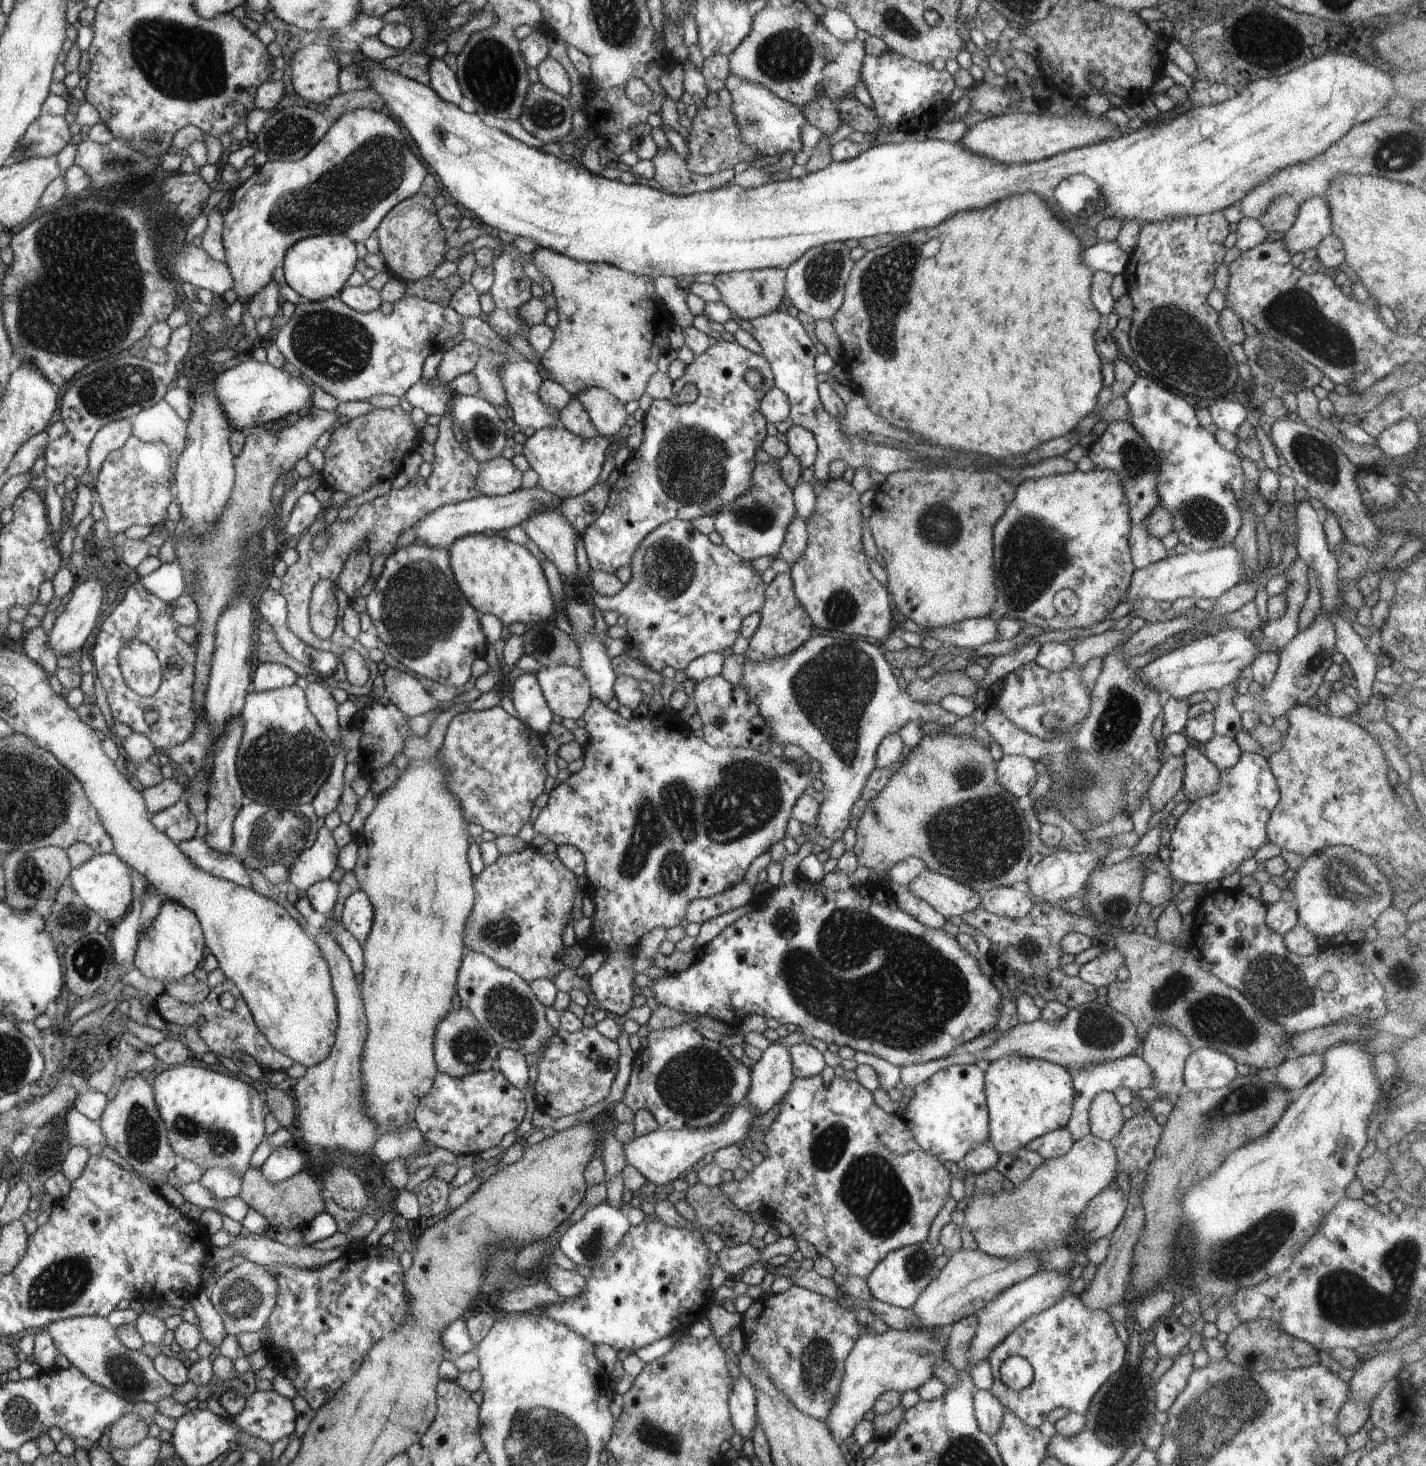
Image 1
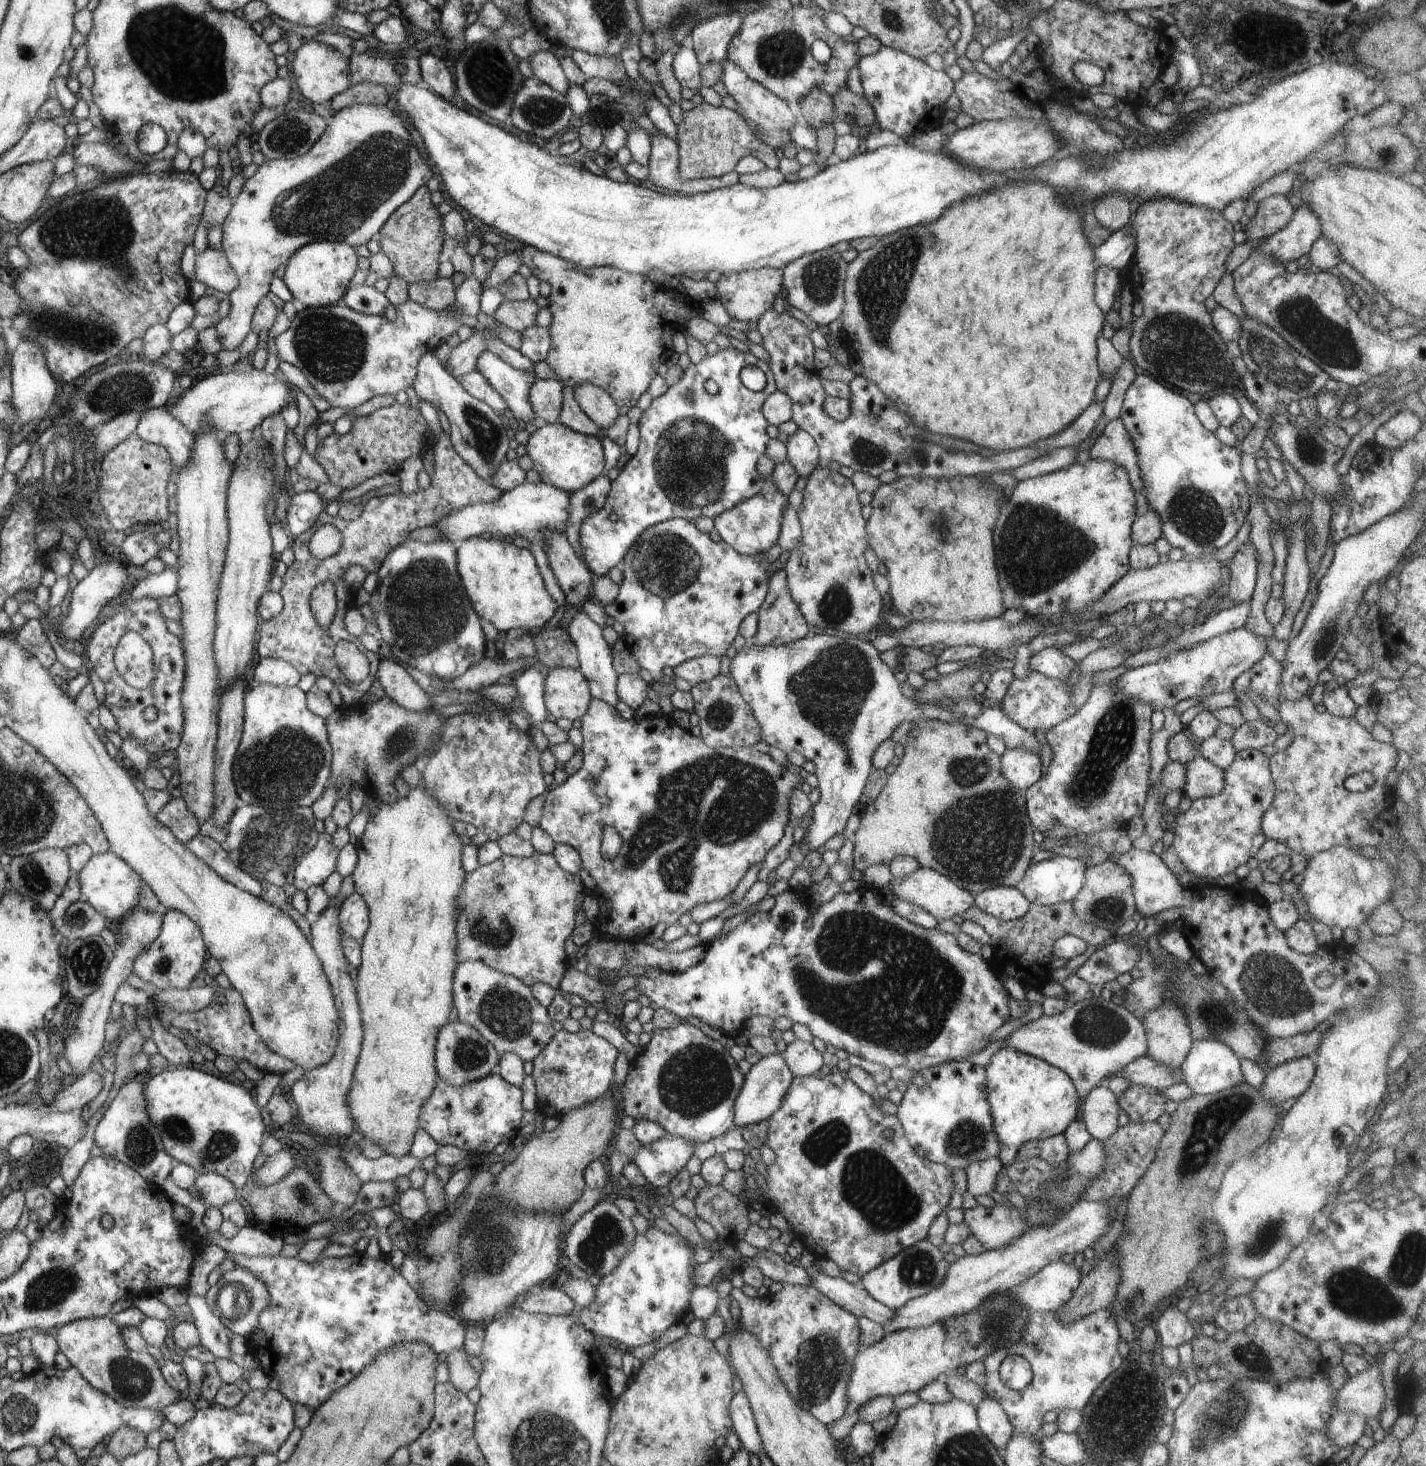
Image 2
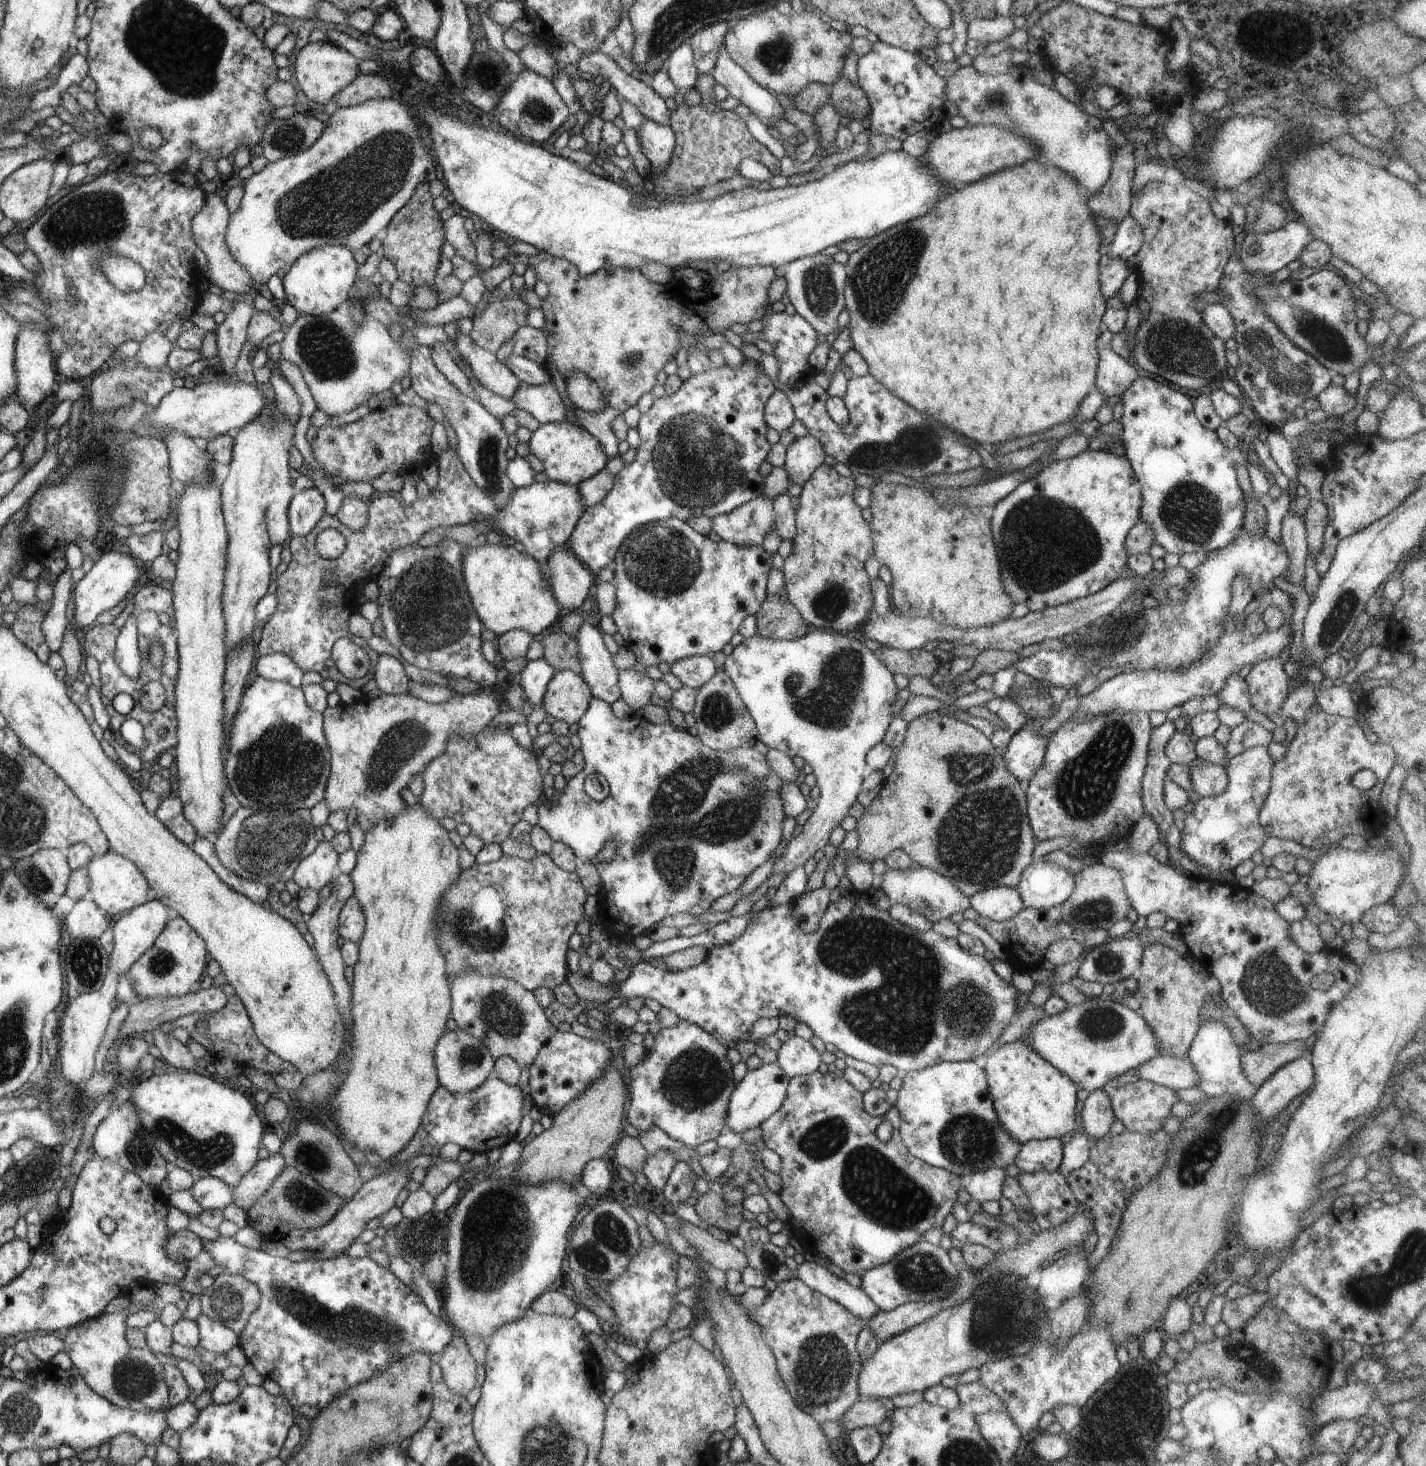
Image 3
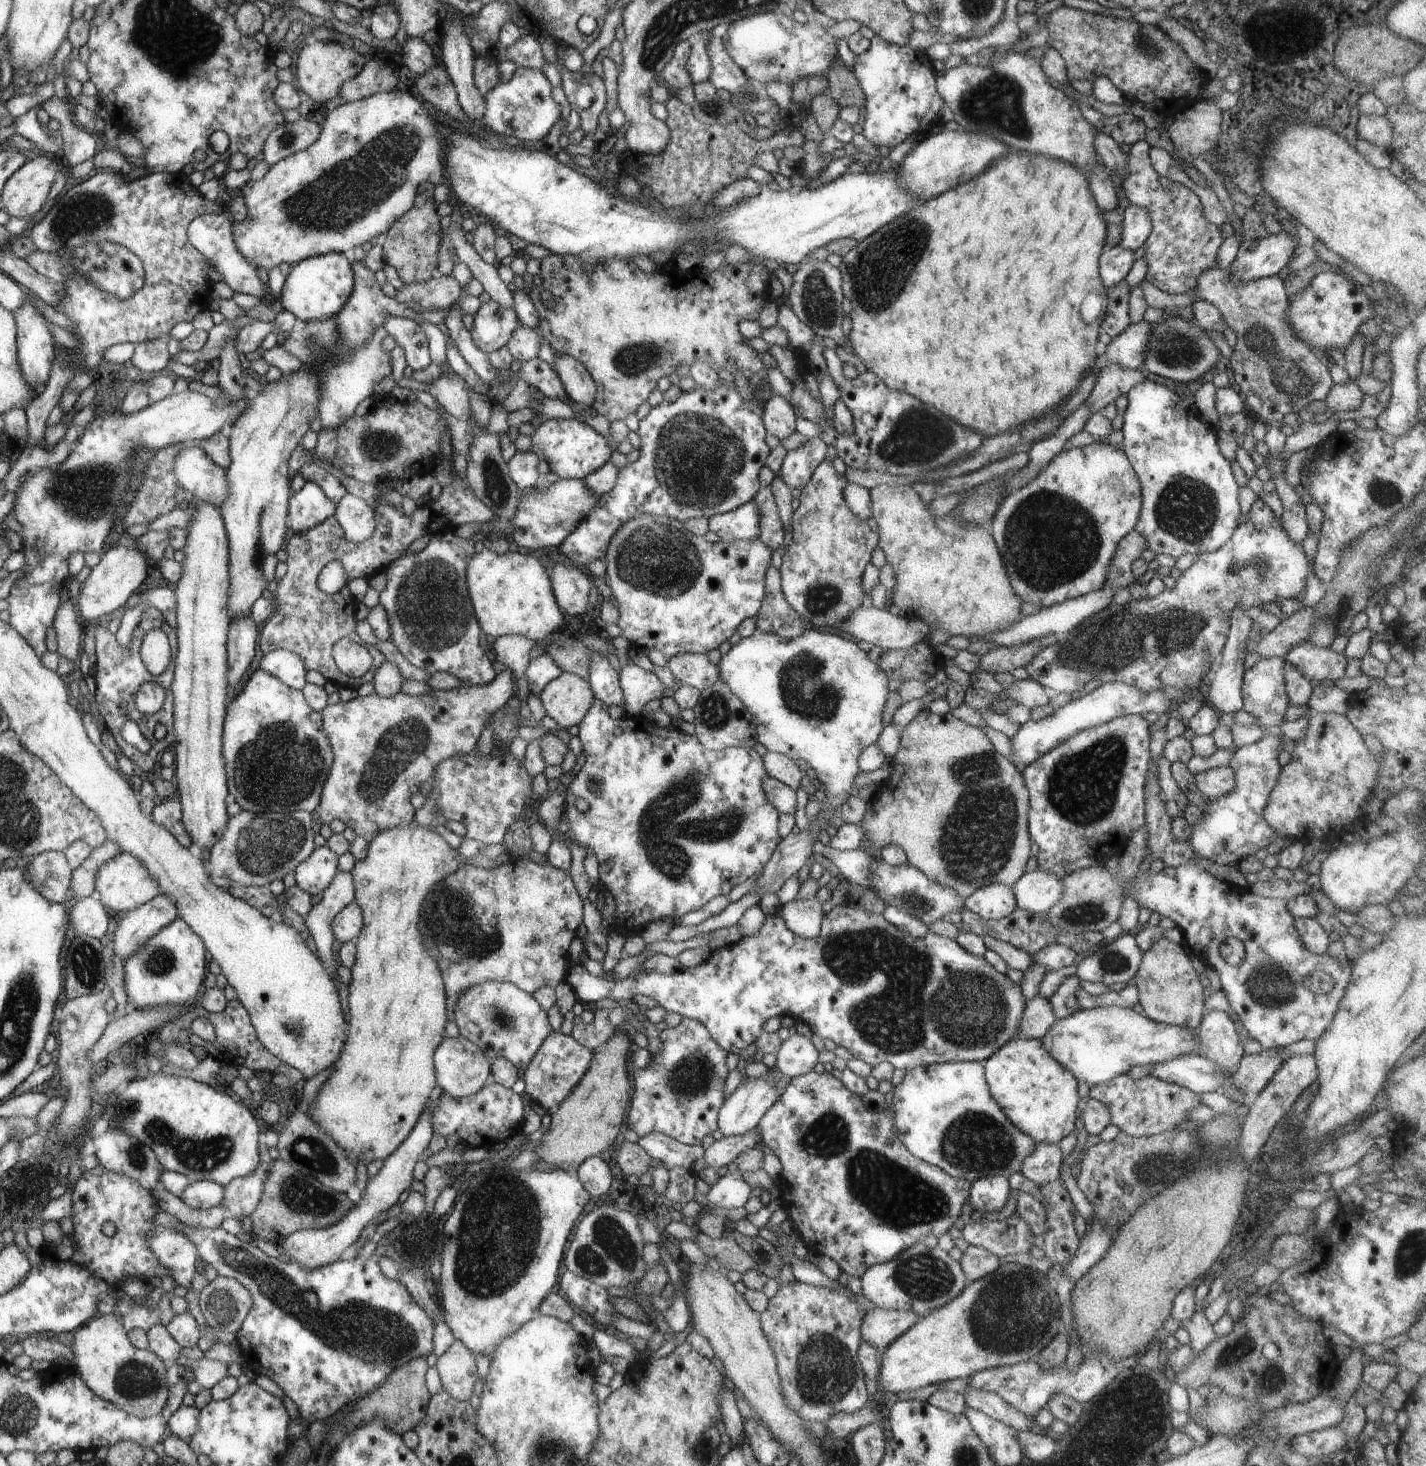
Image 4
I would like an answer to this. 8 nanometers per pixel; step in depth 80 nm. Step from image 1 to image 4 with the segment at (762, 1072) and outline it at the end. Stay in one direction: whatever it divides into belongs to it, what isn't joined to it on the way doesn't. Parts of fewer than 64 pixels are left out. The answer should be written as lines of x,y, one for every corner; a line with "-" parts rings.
768,1072
762,1078
740,1083
720,1108
717,1129
724,1137
745,1135
759,1126
760,1119
779,1099
780,1092
775,1088
778,1079

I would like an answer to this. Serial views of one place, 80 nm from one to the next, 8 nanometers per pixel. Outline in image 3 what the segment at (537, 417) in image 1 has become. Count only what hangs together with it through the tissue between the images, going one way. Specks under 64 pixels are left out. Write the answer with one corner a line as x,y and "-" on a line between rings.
459,322
456,324
458,326
457,332
459,334
456,334
455,344
460,357
465,359
465,362
469,365
472,372
475,373
476,379
482,386
485,386
494,394
509,399
516,392
517,386
521,383
521,380
513,373
513,371
504,366
505,362
503,360
500,360
499,362
496,359
494,352
478,347
469,334
464,334
464,332
460,331

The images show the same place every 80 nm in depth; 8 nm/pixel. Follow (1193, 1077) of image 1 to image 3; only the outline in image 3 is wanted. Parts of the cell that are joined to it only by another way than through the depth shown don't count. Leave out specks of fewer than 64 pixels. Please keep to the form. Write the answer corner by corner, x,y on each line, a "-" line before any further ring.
1206,1019
1200,1025
1195,1039
1187,1052
1192,1064
1199,1074
1197,1085
1208,1096
1221,1097
1222,1095
1240,1096
1242,1100
1250,1100
1257,1088
1248,1082
1241,1069
1241,1058
1244,1050
1235,1043
1235,1038
1224,1023

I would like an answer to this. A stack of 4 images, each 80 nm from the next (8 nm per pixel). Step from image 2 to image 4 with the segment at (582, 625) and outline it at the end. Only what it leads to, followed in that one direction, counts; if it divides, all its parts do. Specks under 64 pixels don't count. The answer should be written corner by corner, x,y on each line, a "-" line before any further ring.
591,652
588,681
598,701
602,701
606,706
625,706
625,698
619,683
619,671
612,668
608,658

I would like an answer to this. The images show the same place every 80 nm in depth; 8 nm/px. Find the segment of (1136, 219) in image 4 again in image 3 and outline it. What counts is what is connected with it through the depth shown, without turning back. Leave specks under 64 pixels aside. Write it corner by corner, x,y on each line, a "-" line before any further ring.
1130,214
1126,215
1118,224
1112,244
1109,244
1102,253
1108,253
1123,259
1137,254
1143,243
1142,227

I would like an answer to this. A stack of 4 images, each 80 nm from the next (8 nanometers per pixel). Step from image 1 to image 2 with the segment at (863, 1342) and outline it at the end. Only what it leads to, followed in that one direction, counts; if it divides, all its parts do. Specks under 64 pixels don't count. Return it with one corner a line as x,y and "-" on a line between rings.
1010,1291
994,1293
983,1300
976,1308
955,1317
942,1319
936,1324
915,1329
904,1329
886,1333
882,1340
872,1346
859,1346
858,1354
853,1360
853,1367
848,1387
849,1406
847,1414
853,1419
854,1410
866,1401
876,1397
895,1397
904,1392
918,1392
926,1385
941,1380
946,1373
956,1371
960,1366
967,1367
976,1361
982,1361
994,1354
999,1348
1005,1349
1016,1343
1022,1336
1027,1325
1031,1310
1019,1305

